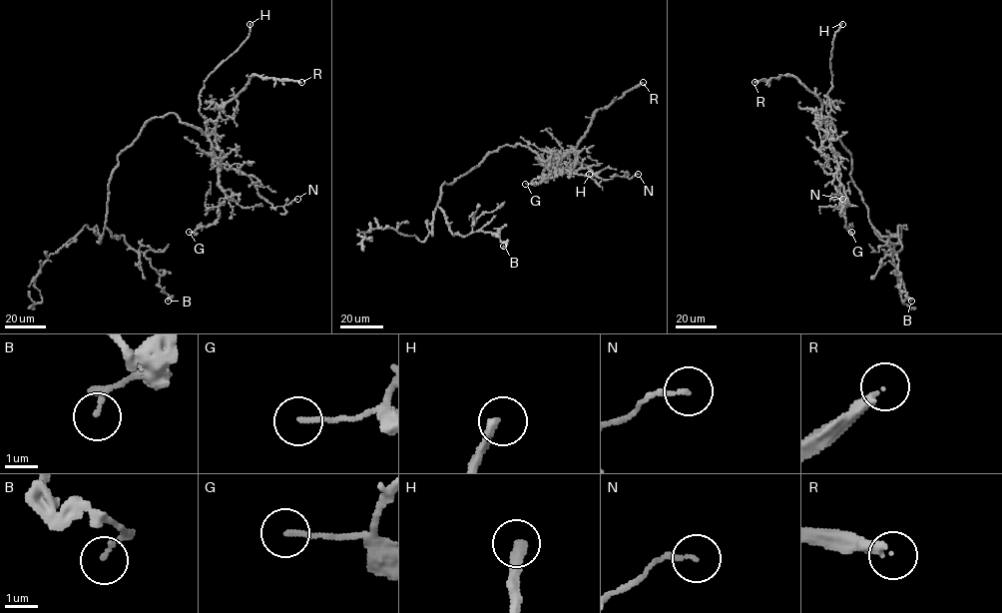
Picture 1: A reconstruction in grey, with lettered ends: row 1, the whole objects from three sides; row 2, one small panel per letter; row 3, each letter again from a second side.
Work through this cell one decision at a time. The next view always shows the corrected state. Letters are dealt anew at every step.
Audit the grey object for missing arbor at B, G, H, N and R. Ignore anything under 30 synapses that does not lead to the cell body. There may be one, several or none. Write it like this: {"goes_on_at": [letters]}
{"goes_on_at": ["H", "R"]}

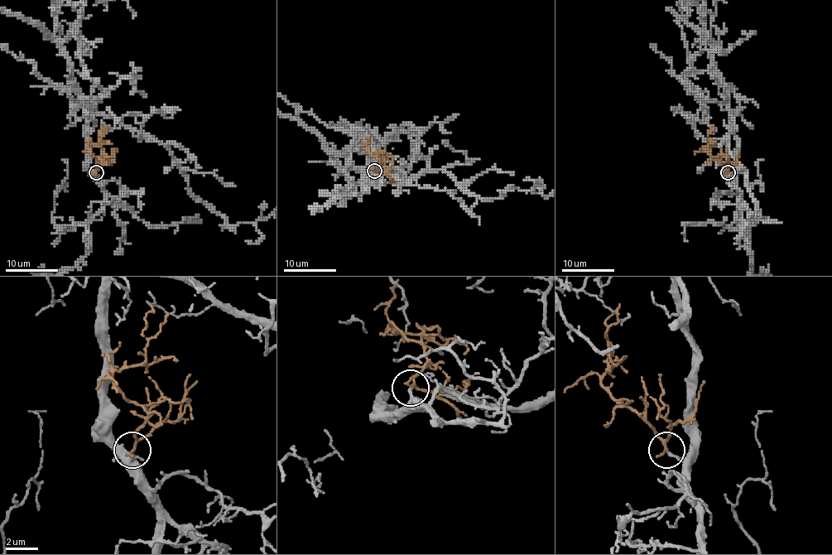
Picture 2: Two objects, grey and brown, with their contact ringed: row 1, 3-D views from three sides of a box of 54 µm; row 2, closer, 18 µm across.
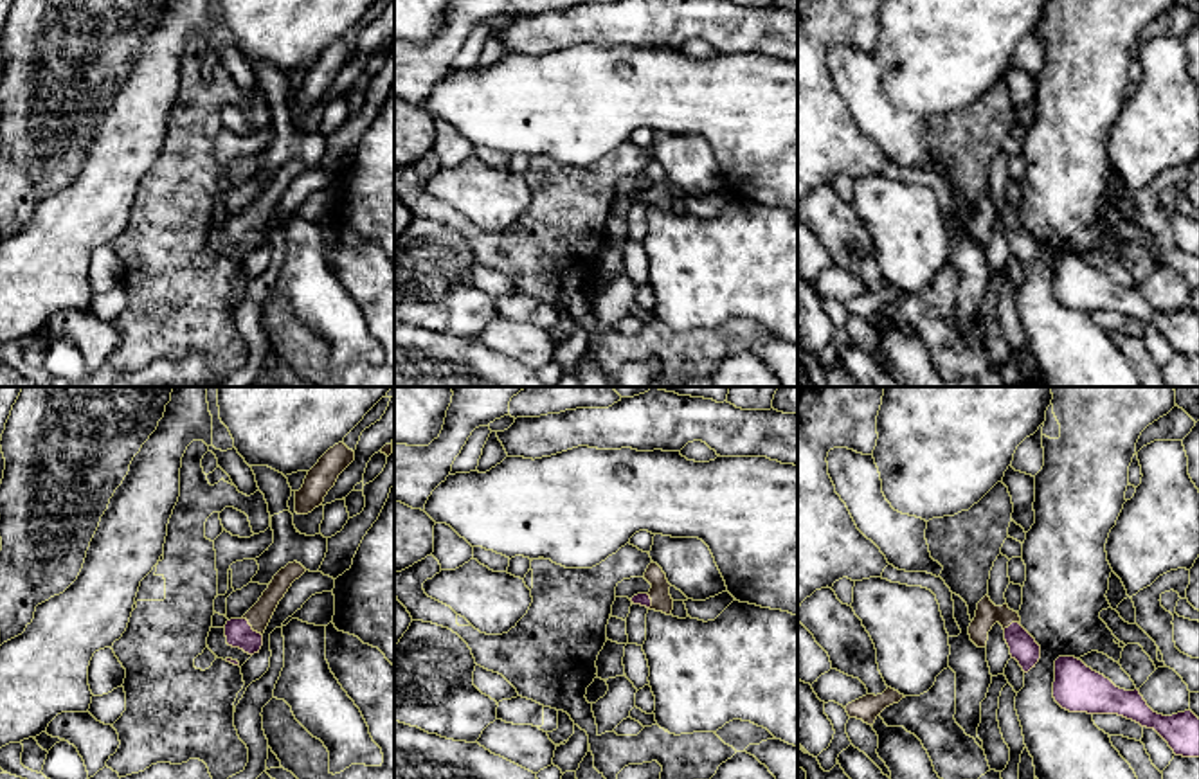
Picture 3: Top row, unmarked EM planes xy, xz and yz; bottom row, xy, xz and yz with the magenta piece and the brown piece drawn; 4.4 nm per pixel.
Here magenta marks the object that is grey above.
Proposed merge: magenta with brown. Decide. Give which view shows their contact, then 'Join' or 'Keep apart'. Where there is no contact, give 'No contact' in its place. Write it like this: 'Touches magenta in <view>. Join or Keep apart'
Touches magenta in xy. Join

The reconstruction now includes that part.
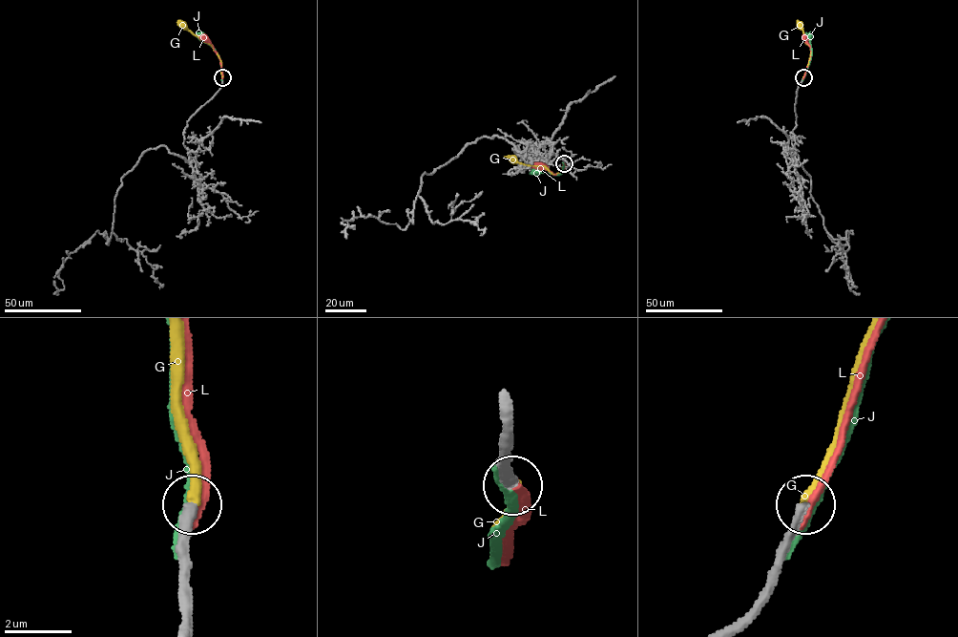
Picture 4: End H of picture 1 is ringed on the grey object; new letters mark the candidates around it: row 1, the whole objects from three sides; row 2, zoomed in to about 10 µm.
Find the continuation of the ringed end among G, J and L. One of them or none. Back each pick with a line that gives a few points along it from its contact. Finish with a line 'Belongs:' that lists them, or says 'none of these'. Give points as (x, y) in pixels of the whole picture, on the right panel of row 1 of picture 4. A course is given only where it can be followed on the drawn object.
G: course (803, 77), (810, 48), (799, 25)
Belongs: G

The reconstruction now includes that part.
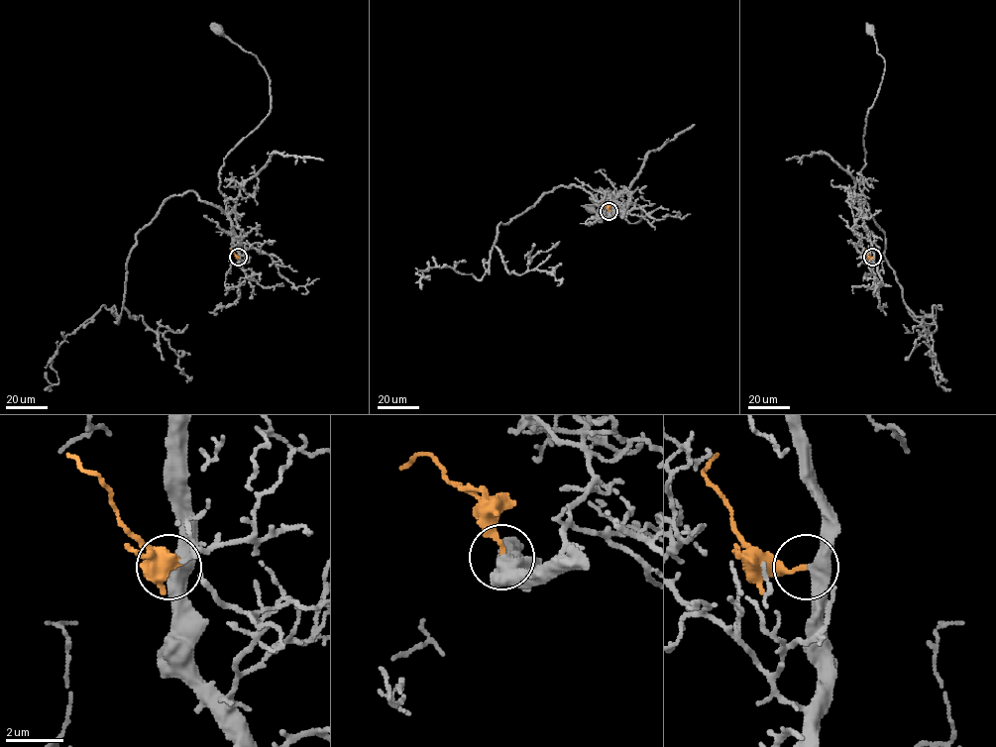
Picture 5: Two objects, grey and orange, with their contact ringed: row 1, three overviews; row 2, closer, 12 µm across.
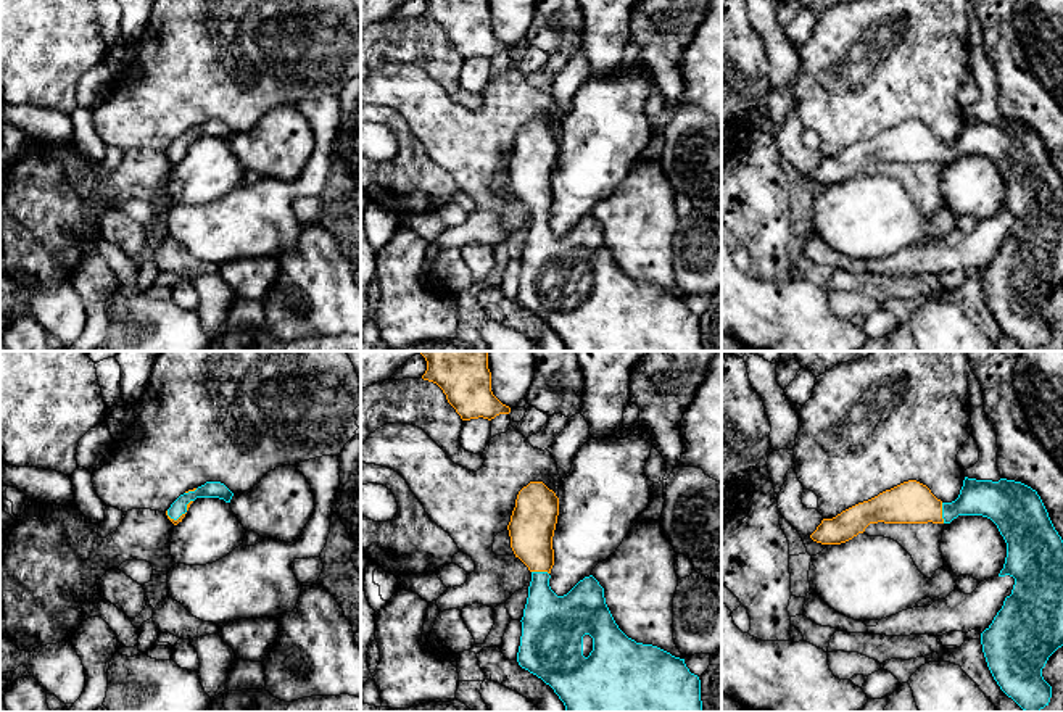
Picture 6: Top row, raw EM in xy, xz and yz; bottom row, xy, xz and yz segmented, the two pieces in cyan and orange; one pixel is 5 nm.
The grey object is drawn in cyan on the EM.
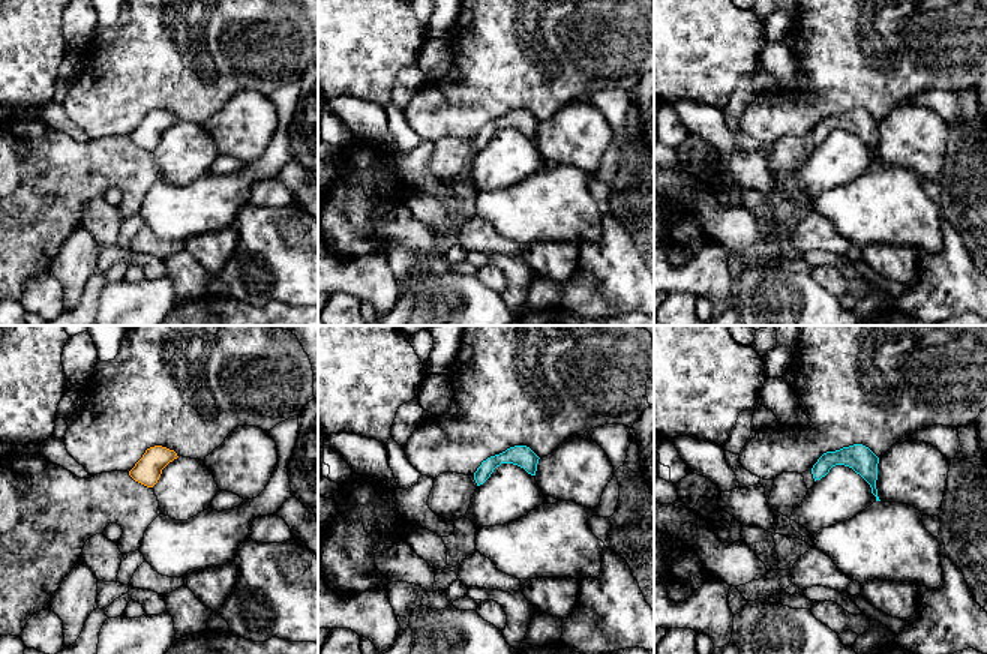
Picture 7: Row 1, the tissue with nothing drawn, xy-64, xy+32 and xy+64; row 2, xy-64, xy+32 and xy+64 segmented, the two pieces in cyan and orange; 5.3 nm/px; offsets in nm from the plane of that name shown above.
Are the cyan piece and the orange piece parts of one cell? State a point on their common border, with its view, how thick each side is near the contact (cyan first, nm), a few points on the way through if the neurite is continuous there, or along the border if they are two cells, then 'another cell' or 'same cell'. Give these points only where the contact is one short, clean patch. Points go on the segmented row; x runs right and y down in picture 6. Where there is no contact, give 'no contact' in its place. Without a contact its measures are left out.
yz (943, 513) | 180/200 nm | across yz (986, 498), (975, 498), (943, 513), (910, 501) | same cell

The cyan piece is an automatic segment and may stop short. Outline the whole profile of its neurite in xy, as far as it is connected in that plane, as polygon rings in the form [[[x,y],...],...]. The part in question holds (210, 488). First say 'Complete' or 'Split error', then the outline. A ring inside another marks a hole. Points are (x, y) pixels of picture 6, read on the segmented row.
Split error. [[[206,482],[205,485],[188,490],[184,495],[180,495],[171,507],[166,511],[168,519],[177,525],[185,517],[190,504],[196,498],[219,498],[225,503],[230,503],[234,493],[221,482]]]

